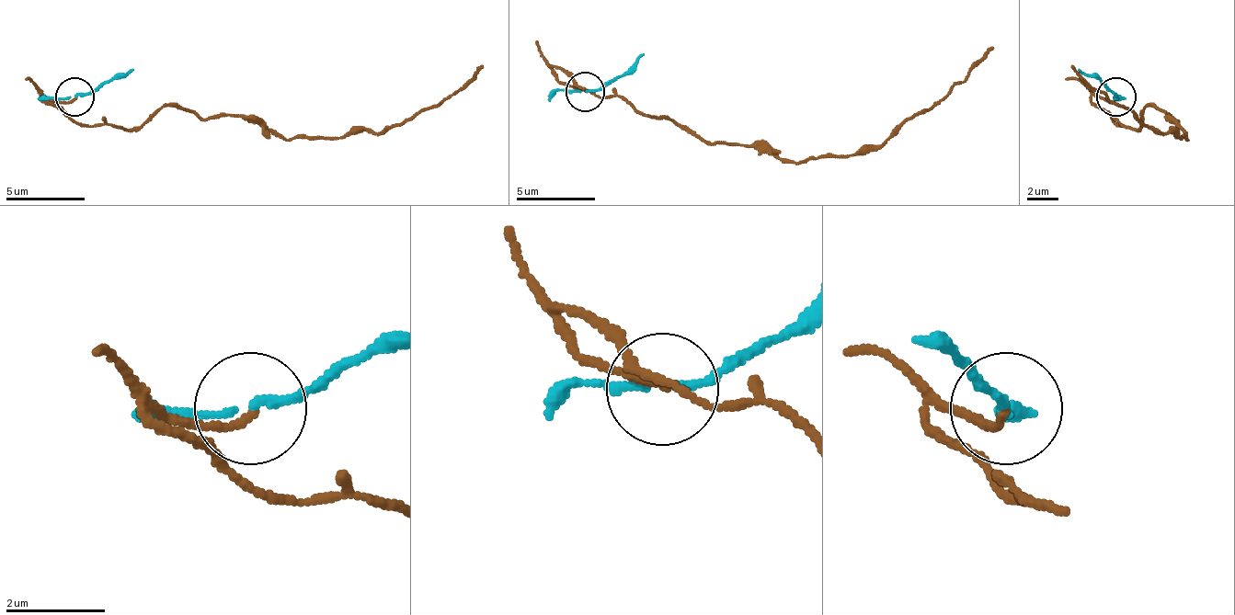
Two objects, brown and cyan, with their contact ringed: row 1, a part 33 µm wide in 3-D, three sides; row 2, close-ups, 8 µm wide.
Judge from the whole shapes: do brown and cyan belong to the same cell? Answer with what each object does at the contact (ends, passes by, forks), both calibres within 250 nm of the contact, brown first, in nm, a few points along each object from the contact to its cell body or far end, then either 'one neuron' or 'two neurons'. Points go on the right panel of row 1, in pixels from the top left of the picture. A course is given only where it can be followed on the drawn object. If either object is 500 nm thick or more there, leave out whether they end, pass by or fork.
brown ends there; cyan passes by; 140 nm thick on the brown side, 140 nm on the other; brown runs (1115, 97), (1095, 101), (1119, 125), (1135, 129), (1147, 106), (1186, 137), (1159, 133), (1072, 66); cyan runs (1115, 97), (1115, 94), (1080, 70); two neurons

